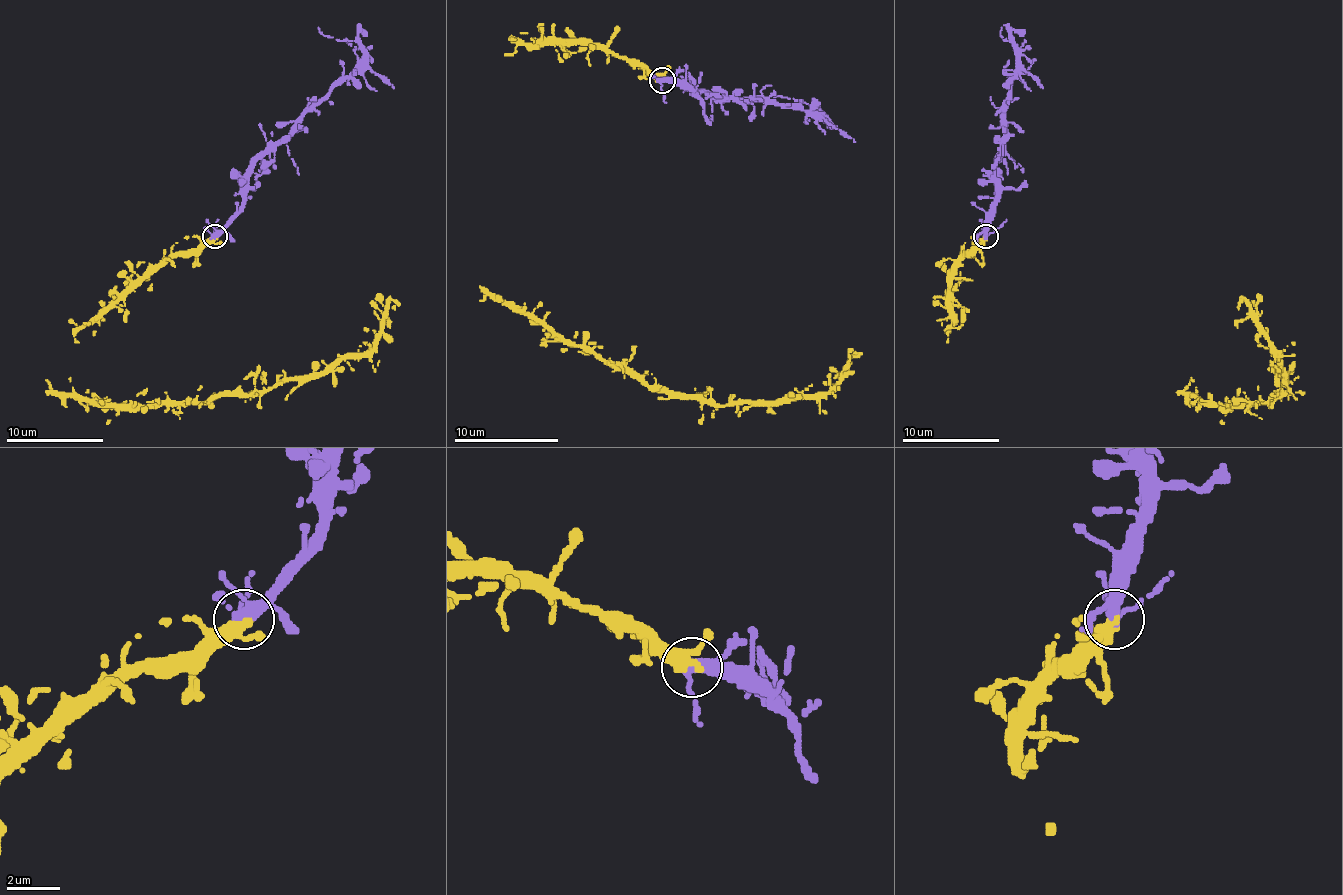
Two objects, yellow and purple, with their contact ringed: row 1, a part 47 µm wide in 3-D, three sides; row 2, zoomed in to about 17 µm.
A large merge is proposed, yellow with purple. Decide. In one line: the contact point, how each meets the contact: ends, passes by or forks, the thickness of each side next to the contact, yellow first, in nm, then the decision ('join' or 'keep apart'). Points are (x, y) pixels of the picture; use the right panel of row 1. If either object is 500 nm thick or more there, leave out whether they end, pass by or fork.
place (985, 236); yellow passes by; purple forks; calibres 360 and 320 nm; join

